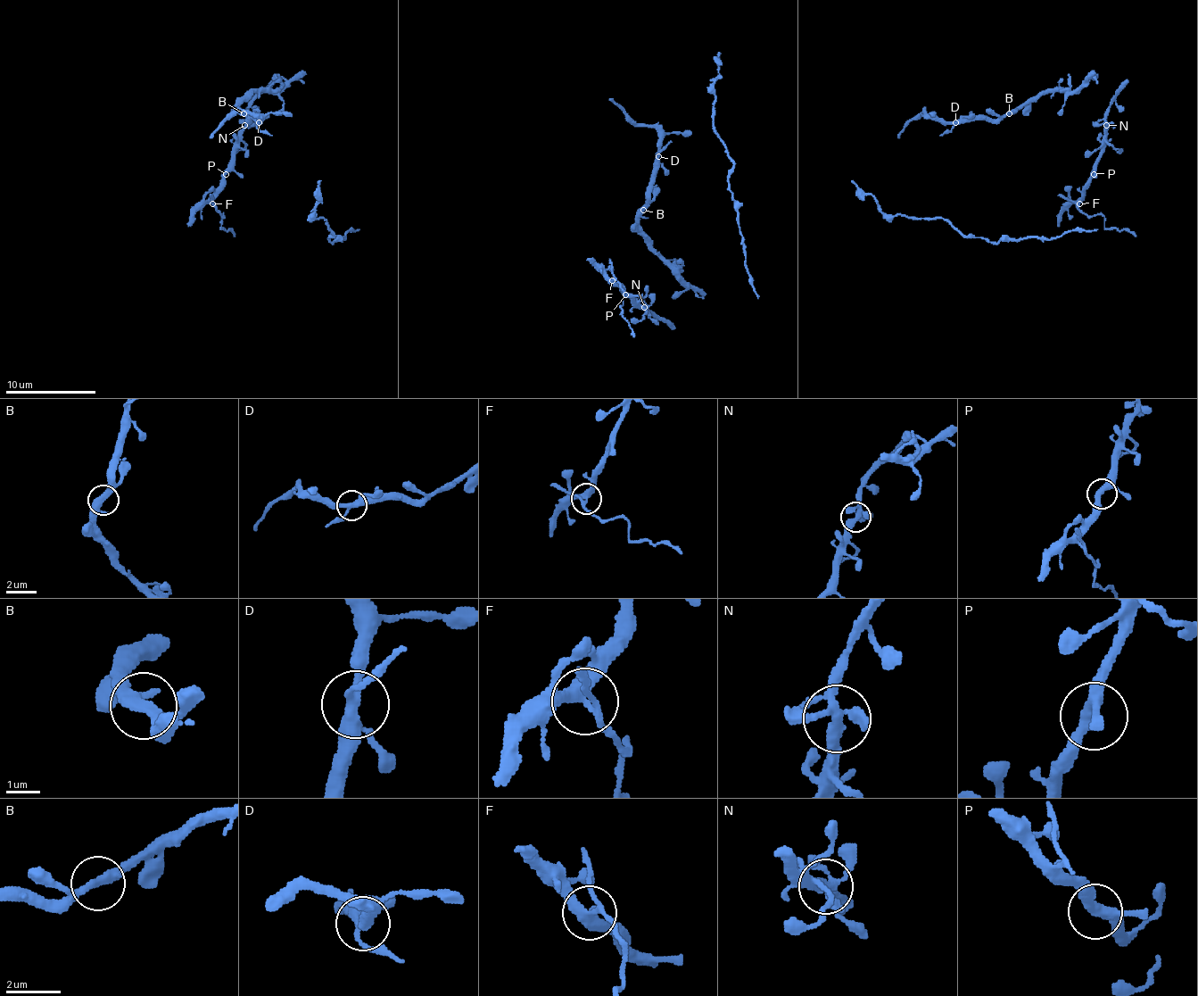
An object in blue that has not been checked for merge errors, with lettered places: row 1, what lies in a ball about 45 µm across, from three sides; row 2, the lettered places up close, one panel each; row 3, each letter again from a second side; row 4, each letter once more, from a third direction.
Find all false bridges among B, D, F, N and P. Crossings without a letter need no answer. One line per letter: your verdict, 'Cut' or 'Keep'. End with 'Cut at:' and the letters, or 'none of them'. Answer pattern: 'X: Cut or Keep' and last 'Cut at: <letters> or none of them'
B: Keep
D: Keep
F: Cut
N: Keep
P: Keep
Cut at: F

